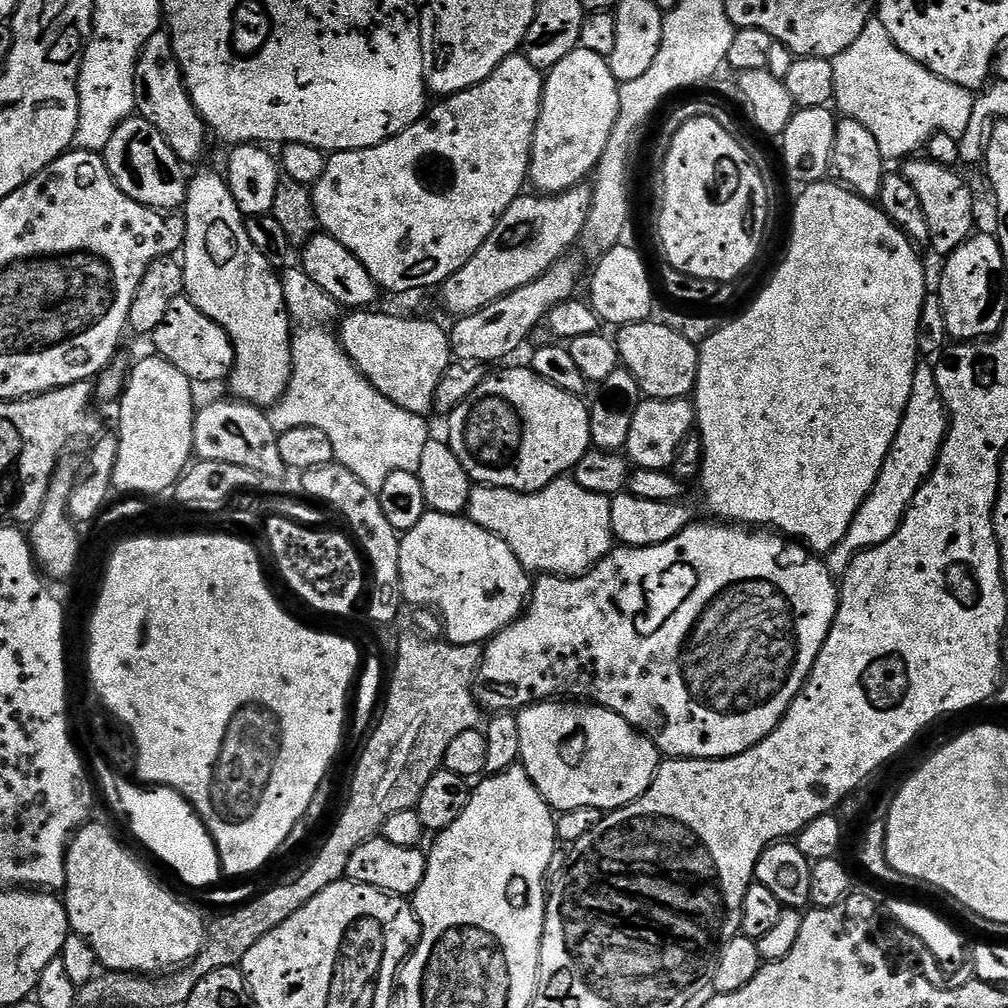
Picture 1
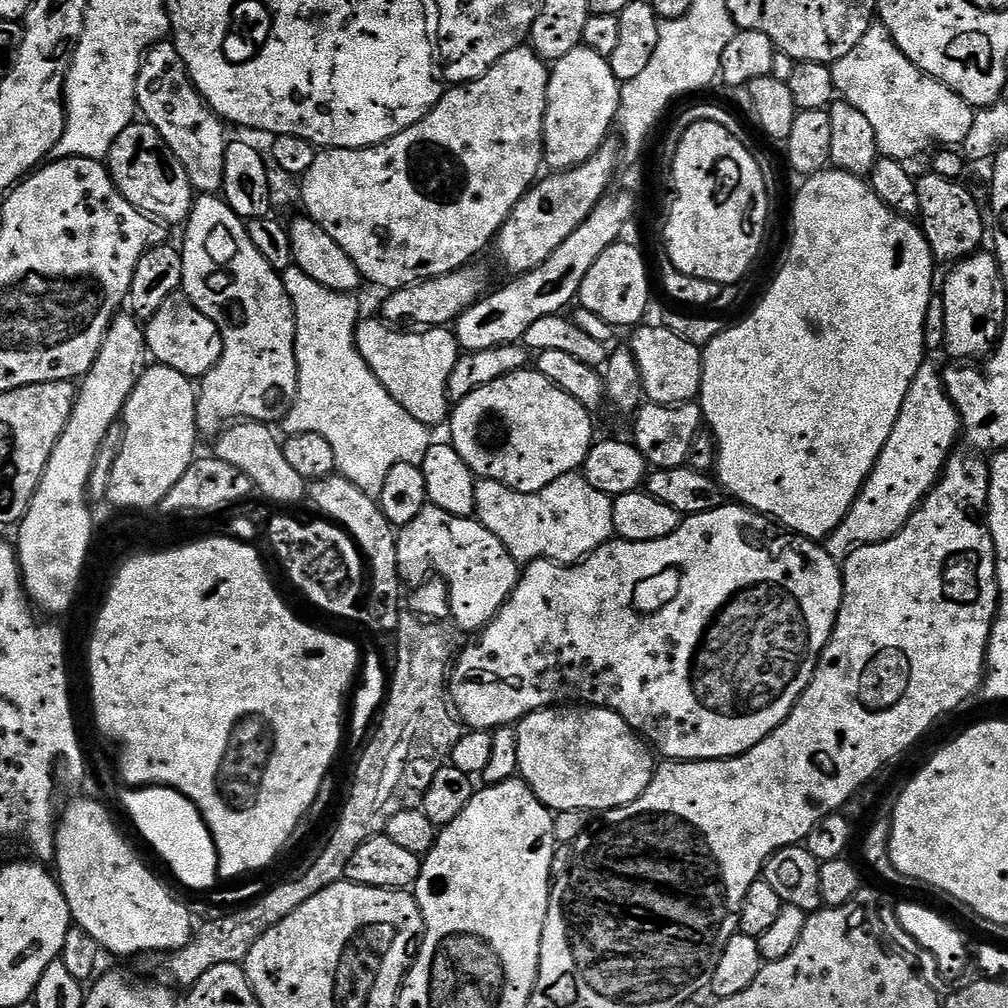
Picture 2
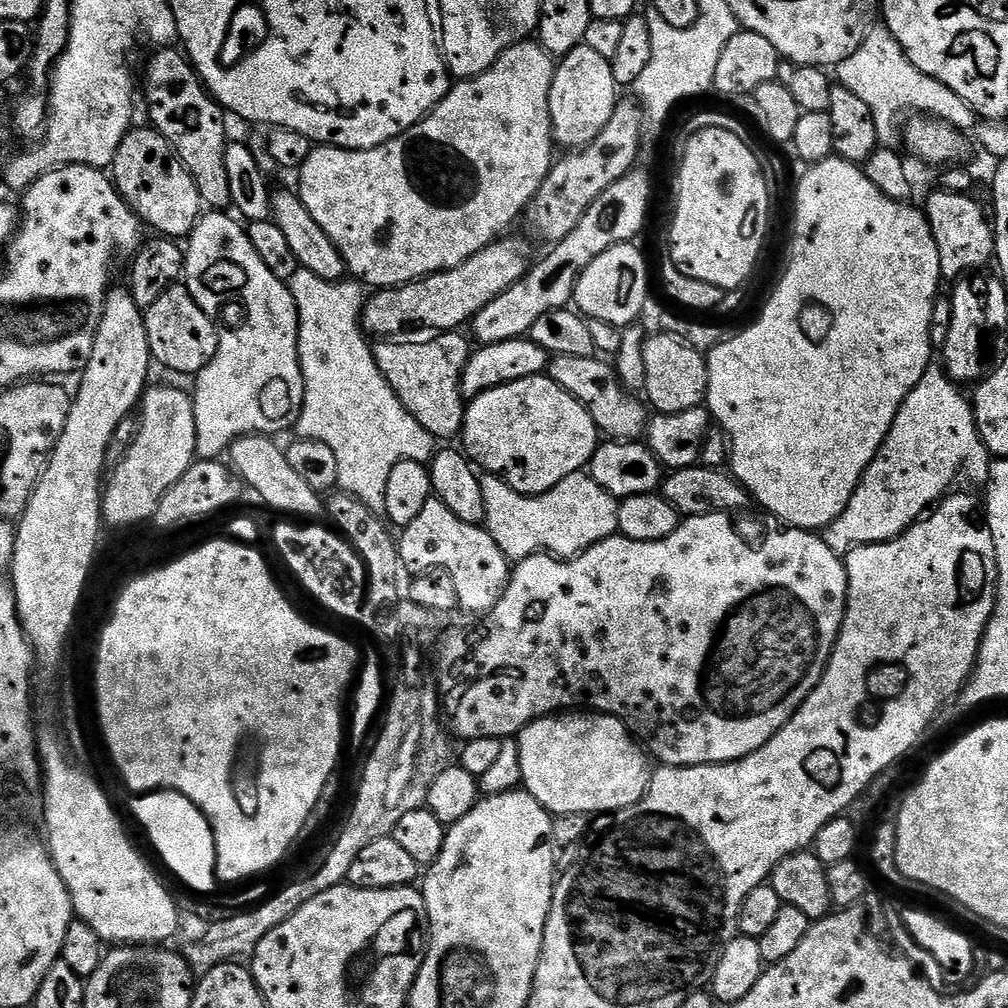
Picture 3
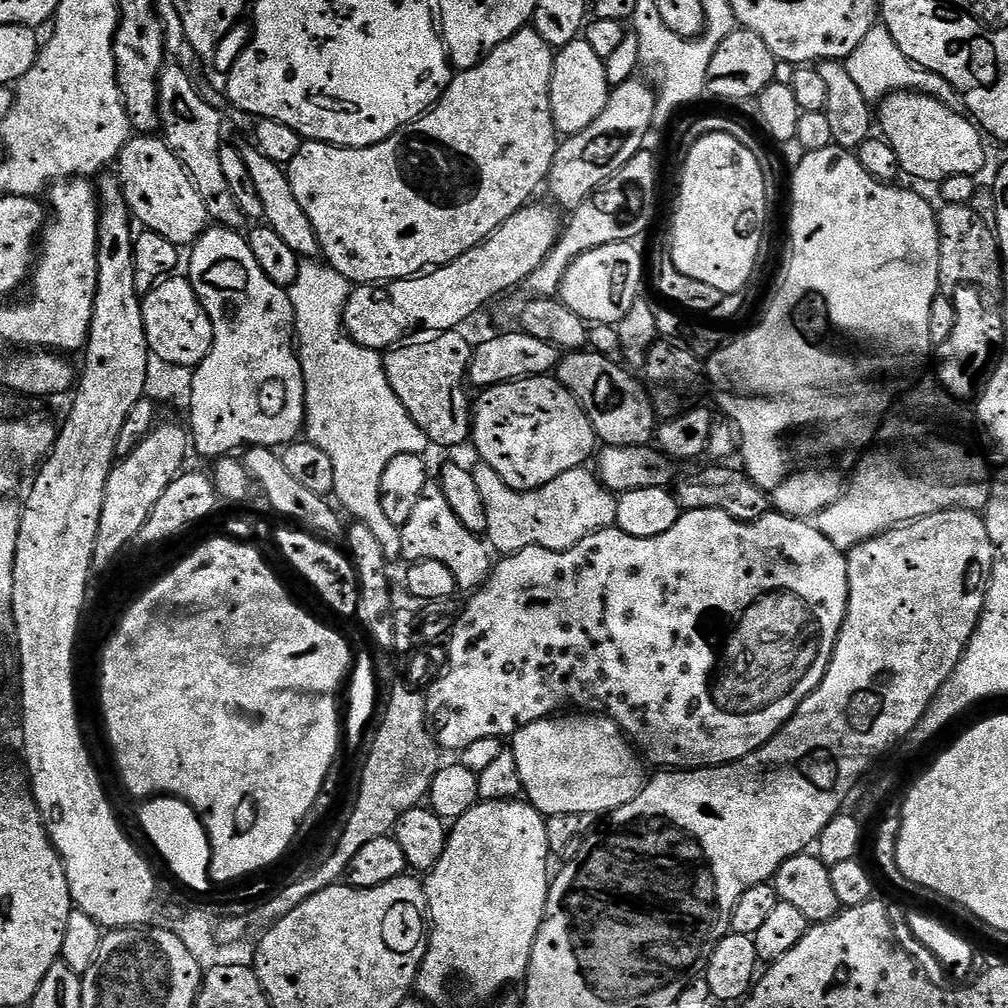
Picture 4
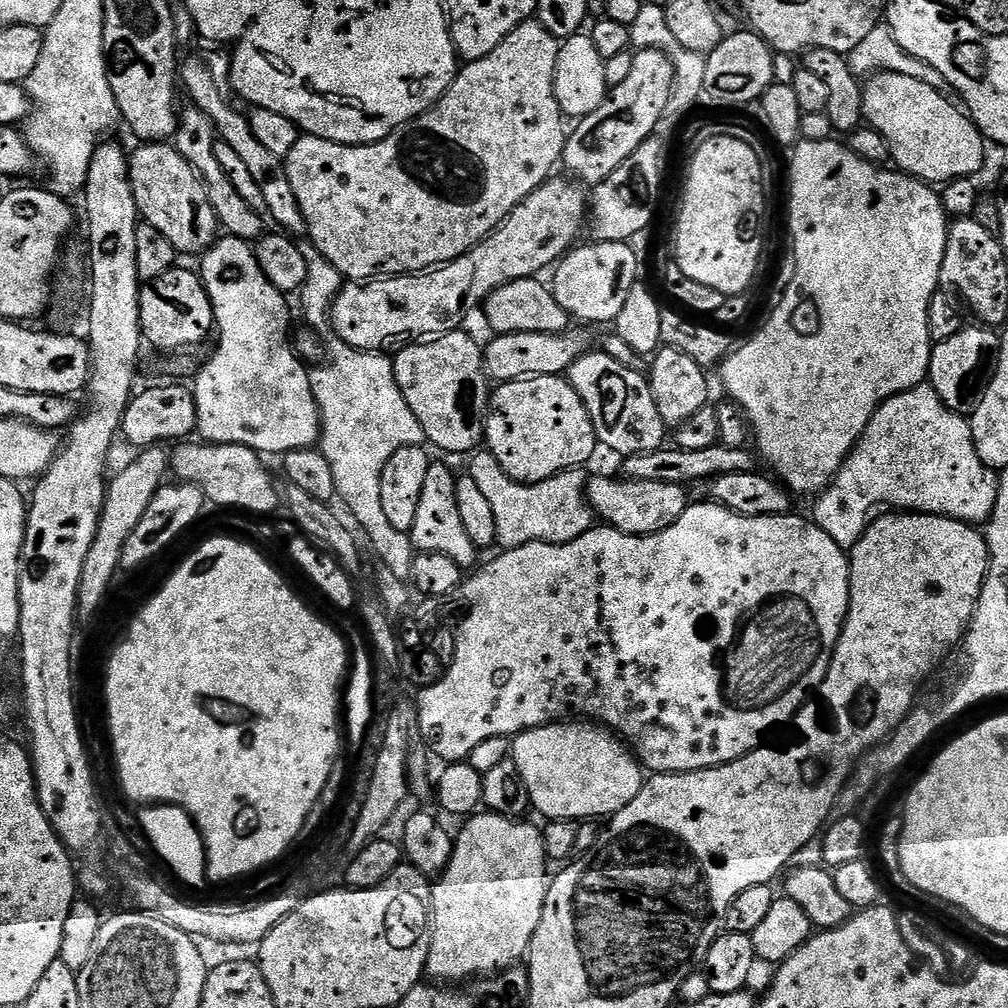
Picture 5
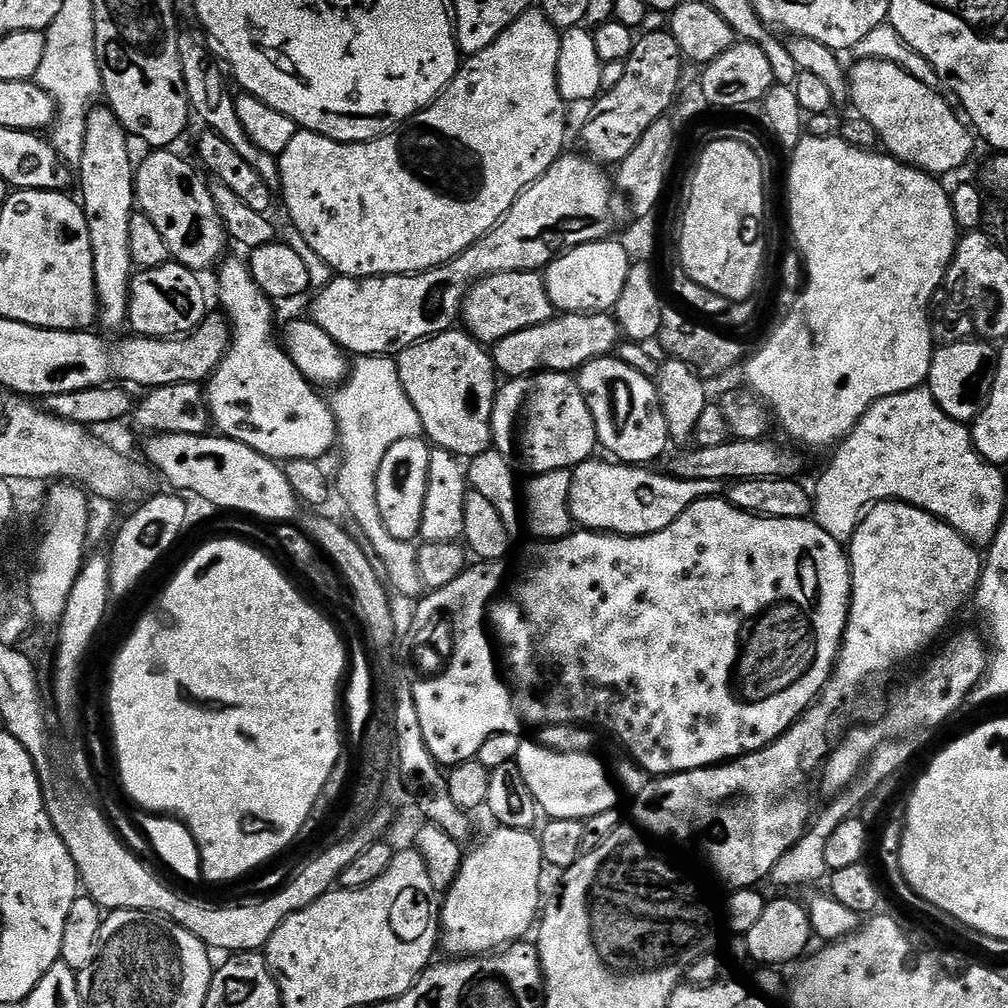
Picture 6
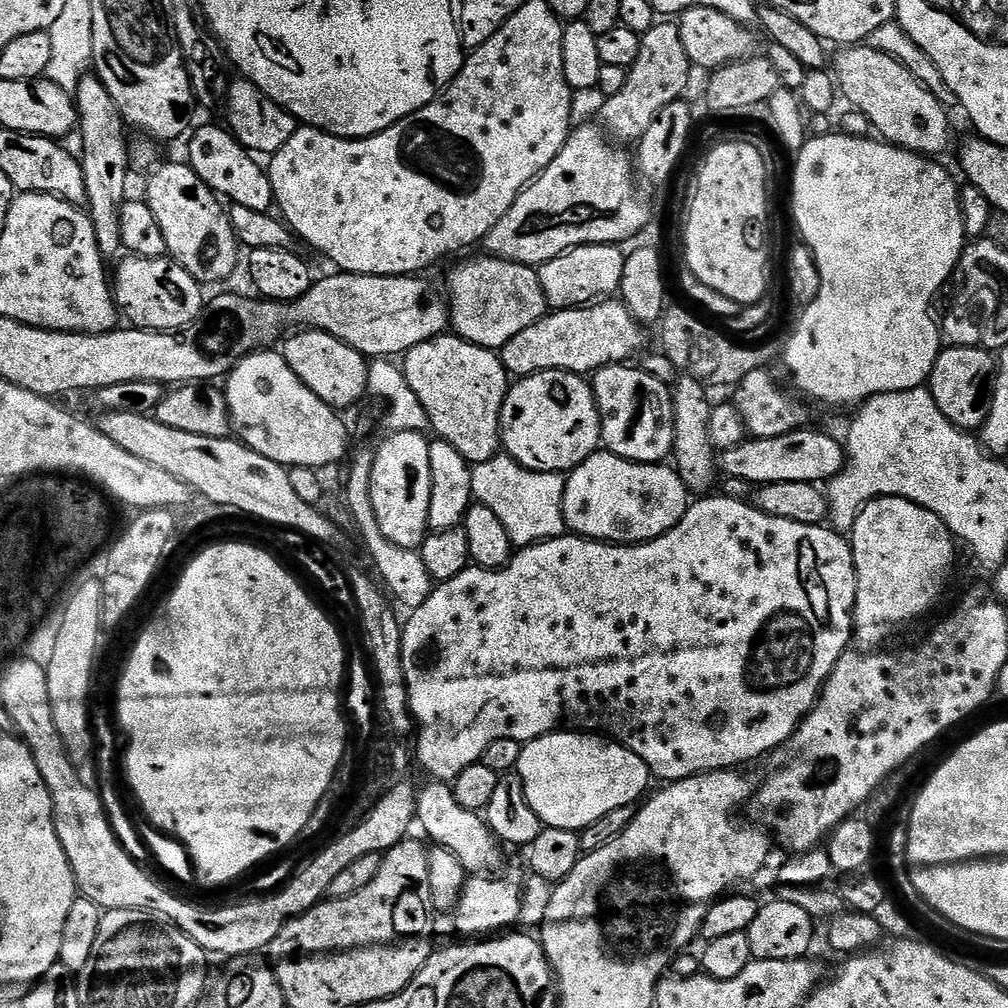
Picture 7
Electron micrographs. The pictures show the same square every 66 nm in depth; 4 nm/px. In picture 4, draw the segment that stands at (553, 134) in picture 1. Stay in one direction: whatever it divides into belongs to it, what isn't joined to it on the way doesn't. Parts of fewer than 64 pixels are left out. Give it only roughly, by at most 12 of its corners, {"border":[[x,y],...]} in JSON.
{"border":[[583,38],[552,61],[557,133],[578,134],[602,114],[605,60]]}

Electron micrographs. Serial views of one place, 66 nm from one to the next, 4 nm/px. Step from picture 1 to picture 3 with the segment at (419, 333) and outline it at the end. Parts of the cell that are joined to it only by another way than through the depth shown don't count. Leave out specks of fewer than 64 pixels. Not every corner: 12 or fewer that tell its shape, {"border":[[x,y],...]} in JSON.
{"border":[[453,330],[372,350],[402,406],[437,441],[459,437],[470,347]]}

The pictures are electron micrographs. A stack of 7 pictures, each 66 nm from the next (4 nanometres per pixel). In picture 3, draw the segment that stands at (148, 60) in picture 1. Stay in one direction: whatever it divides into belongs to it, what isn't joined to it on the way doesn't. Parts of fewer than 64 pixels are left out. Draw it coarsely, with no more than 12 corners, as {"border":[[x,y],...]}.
{"border":[[191,60],[149,62],[151,127],[194,178],[201,205],[231,209],[225,109]]}

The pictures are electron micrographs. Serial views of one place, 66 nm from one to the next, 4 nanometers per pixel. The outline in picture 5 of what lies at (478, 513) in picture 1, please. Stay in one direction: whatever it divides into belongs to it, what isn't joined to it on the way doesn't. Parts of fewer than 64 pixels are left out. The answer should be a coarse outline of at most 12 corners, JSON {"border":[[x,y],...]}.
{"border":[[487,450],[466,474],[498,544],[565,544],[594,526],[589,473],[519,484]]}

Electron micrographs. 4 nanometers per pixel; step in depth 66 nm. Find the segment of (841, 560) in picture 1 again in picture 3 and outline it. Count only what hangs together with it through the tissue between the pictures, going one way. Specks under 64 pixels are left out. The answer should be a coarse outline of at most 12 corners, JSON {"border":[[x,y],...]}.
{"border":[[944,365],[906,394],[846,510],[841,558],[987,485],[976,414]]}

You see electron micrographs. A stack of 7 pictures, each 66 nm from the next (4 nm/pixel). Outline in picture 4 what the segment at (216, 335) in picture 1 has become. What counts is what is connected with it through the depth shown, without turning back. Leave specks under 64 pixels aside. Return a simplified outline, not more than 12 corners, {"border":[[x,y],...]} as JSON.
{"border":[[183,275],[142,296],[149,352],[195,369],[214,326]]}

